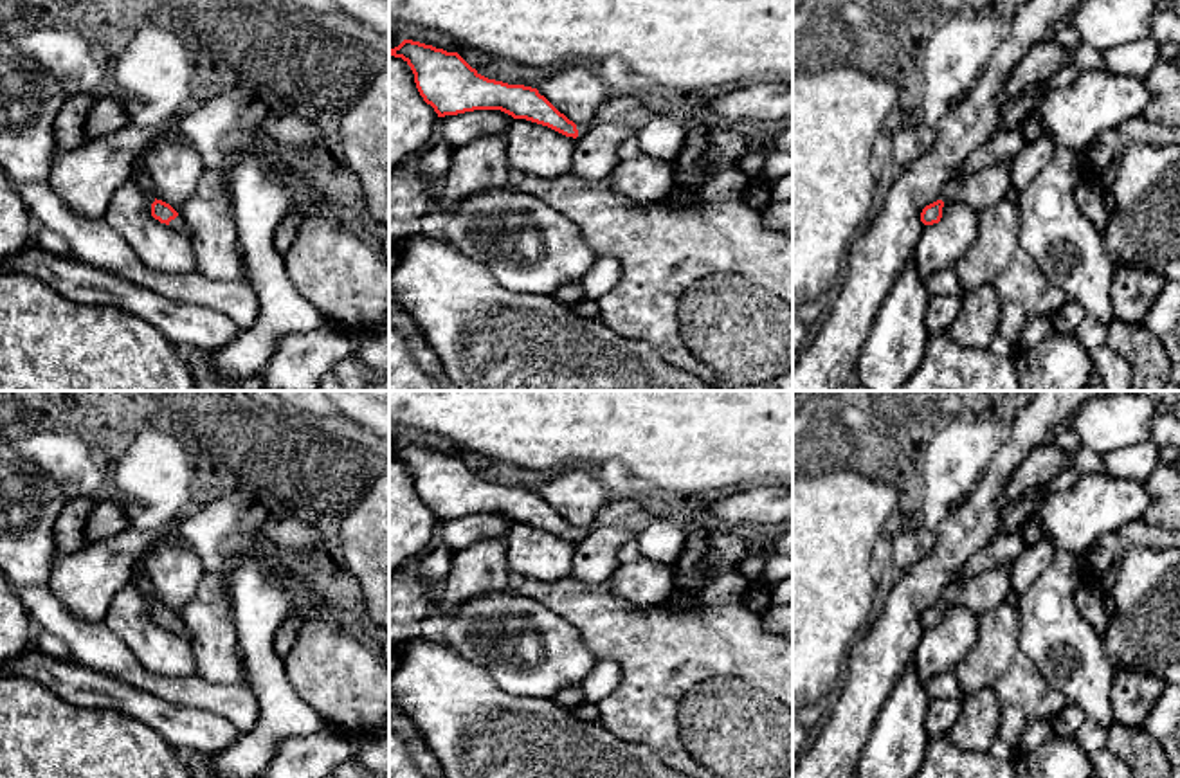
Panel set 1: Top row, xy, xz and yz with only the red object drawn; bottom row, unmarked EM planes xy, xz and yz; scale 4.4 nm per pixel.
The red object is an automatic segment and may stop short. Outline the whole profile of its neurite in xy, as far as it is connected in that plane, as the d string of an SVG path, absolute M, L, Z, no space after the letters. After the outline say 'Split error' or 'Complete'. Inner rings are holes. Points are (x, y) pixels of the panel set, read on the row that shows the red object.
M157 200L151 204L151 216L159 220L160 223L169 225L171 229L178 231L184 236L191 234L191 229L184 222L184 218L178 216L178 213L166 202Z. Split error

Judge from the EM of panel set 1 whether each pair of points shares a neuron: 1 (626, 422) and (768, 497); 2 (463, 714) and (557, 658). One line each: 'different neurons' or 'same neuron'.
1: different neurons
2: different neurons

